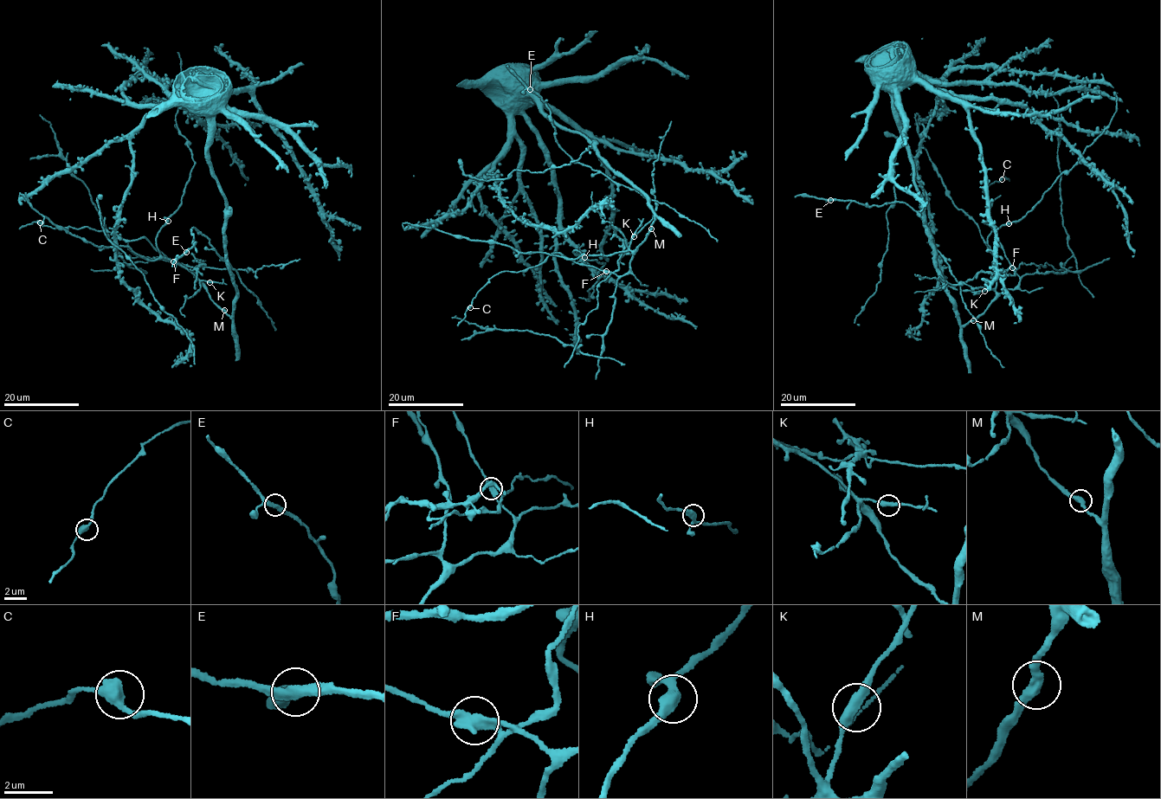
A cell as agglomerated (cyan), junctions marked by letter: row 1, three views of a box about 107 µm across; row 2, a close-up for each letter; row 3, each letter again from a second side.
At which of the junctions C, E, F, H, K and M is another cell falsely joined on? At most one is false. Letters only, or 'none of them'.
F

